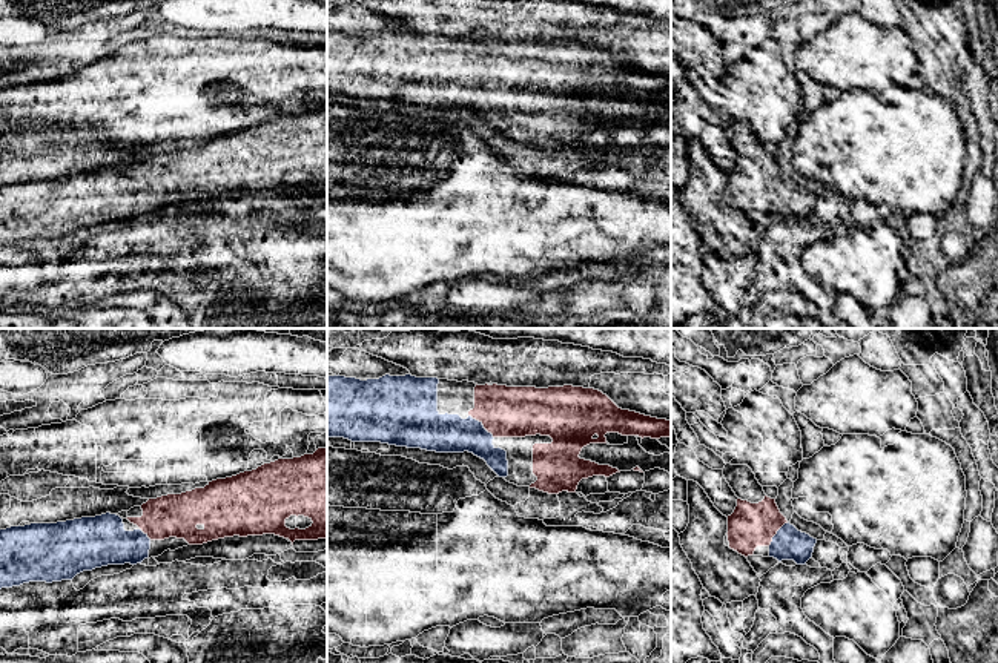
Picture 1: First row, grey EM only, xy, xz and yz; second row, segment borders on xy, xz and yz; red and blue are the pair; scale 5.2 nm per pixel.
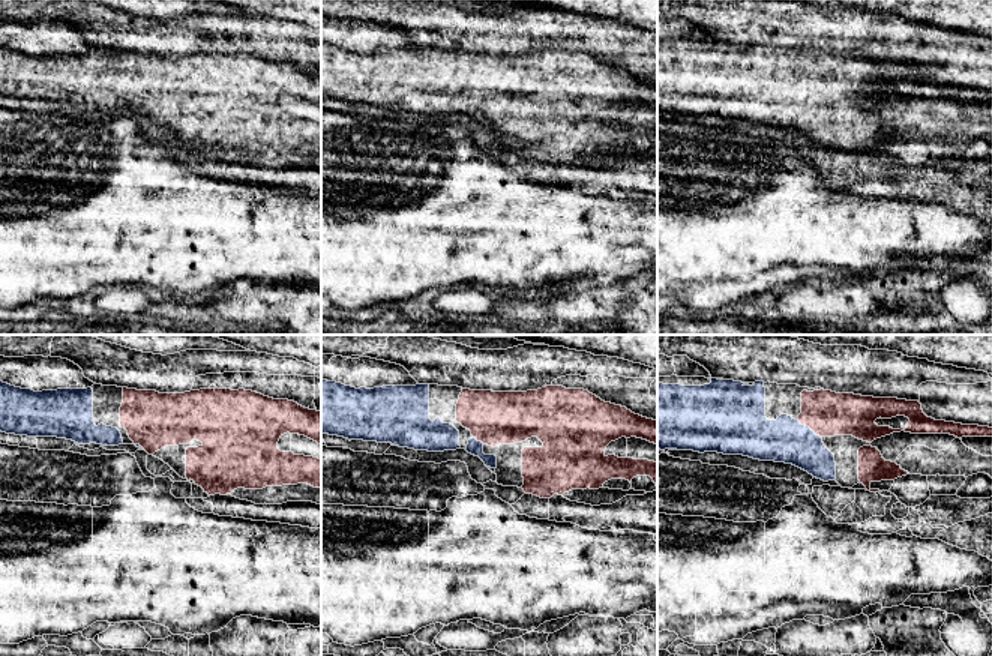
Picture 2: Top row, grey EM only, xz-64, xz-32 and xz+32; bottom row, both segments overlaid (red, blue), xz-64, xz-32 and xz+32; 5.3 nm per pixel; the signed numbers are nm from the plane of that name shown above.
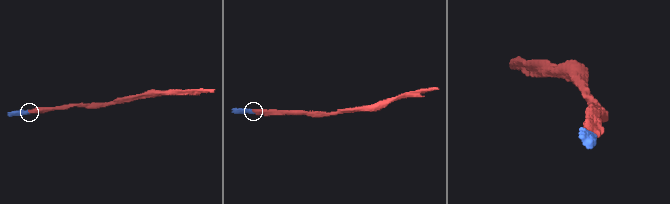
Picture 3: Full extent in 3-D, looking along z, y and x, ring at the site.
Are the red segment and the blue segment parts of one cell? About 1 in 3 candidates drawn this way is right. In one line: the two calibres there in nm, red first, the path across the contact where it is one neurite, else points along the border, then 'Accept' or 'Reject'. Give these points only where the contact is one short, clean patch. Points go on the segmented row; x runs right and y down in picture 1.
Thickness 280 nm (red) against 200 nm. Path across: xz (505, 412), (498, 412), (482, 424), (473, 433), (442, 433). Accept

